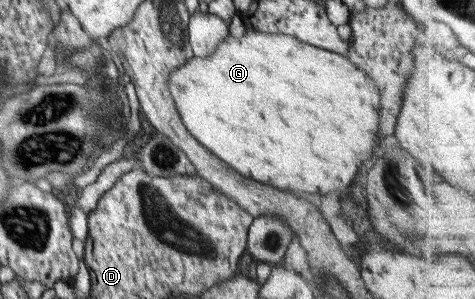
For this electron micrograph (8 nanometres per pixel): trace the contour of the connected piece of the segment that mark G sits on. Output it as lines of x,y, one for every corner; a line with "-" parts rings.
247,29
241,38
228,36
210,53
207,57
190,57
184,65
176,67
170,73
167,88
170,89
173,99
177,104
177,109
186,129
194,135
199,143
210,149
217,157
220,157
232,169
239,174
251,178
254,181
267,186
275,187
285,191
303,191
315,195
316,193
325,196
332,191
339,194
347,194
347,189
351,182
355,180
355,175
359,173
361,165
365,161
371,161
375,155
379,154
379,143
377,143
377,133
379,133
379,116
381,94
373,79
367,72
363,72
347,55
342,56
326,49
318,48
314,45
299,41
296,37
285,34
263,33
253,29

